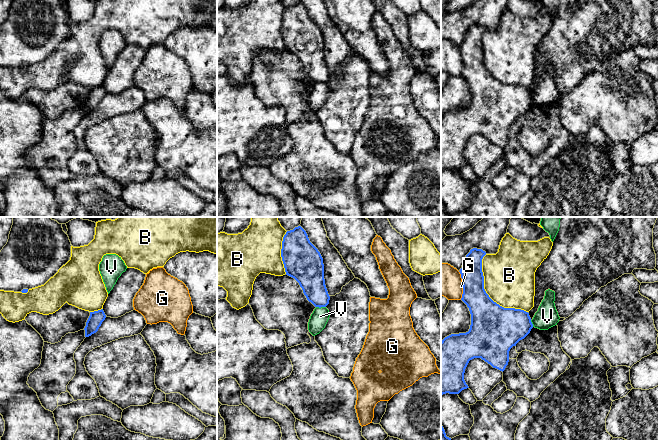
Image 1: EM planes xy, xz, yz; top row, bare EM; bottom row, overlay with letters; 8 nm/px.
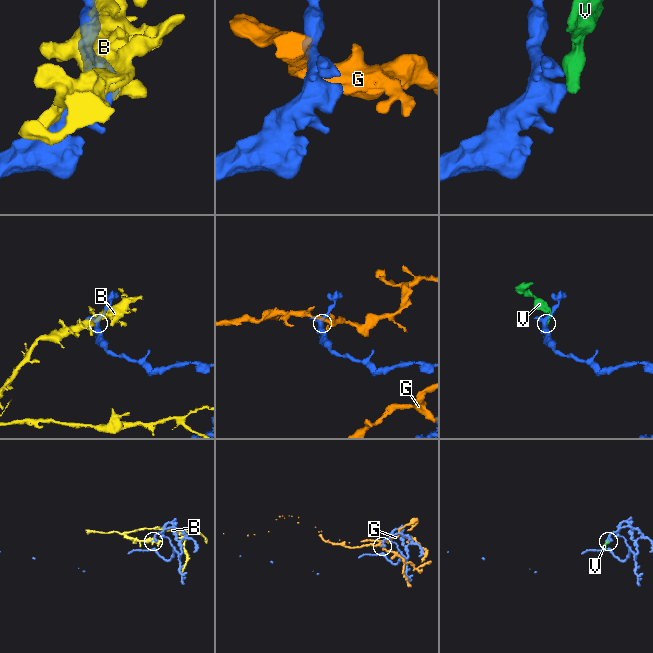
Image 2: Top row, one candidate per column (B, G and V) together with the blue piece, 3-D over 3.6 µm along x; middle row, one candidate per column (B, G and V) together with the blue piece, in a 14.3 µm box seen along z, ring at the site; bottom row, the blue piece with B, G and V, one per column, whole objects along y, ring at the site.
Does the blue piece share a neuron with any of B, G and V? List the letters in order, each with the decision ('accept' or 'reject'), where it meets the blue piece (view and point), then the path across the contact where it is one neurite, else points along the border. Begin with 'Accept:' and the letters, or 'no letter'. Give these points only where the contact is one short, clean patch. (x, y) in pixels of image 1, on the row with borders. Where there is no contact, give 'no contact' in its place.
Accept: no letter
B: reject; meets blue in yz at (487, 294)
G: reject; meets blue in yz at (462, 284)
V: reject; meets blue in xz at (321, 306); border along xz (316, 306), (325, 307)

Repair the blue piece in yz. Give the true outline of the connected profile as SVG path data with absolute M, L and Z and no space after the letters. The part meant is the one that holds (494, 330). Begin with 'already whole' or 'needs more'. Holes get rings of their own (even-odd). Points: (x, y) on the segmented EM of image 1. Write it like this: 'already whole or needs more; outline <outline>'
already whole; outline M471 249L459 271L463 285L461 300L469 308L471 325L468 332L451 334L441 341L441 395L459 394L469 388L464 373L474 358L481 358L503 372L510 349L533 328L528 312L504 308L486 293L482 272L485 255L482 249Z

